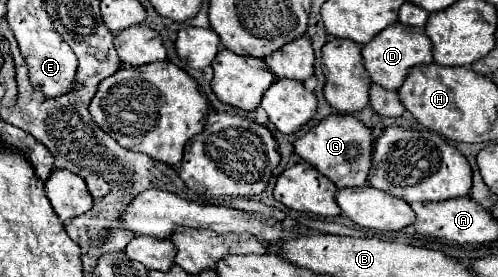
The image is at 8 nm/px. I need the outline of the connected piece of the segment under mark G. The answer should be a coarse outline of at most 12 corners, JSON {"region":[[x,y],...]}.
{"region":[[328,115],[294,147],[338,189],[368,185],[372,131]]}

